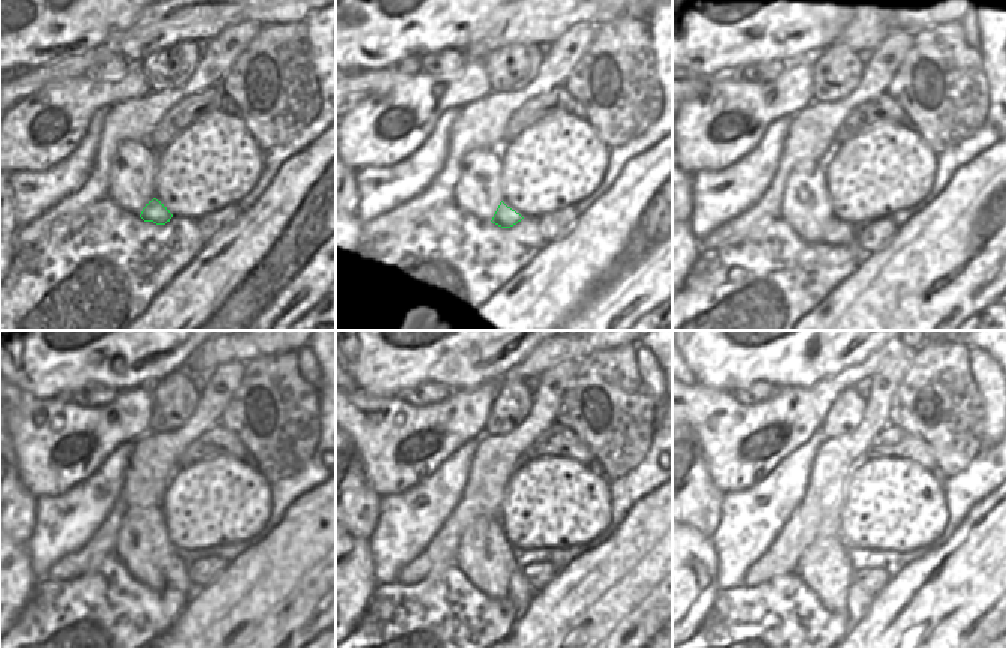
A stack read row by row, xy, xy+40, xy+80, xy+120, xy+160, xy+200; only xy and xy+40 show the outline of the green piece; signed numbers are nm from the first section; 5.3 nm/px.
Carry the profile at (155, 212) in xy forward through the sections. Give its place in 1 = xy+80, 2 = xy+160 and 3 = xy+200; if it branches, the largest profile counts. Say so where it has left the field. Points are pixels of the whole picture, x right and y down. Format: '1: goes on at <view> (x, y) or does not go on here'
1: goes on at xy+80 (839, 233)
2: goes on at xy+160 (519, 593)
3: goes on at xy+200 (858, 600)

